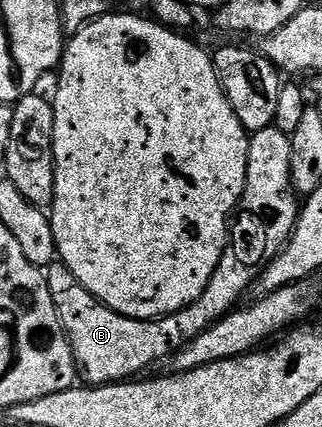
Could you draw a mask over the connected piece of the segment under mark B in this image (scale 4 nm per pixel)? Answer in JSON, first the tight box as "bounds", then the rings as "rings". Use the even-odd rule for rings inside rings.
{"bounds":[47,127,299,386],"rings":[[[276,127],[261,129],[249,138],[249,166],[247,167],[247,179],[245,180],[245,193],[241,197],[240,212],[236,214],[235,224],[231,229],[231,240],[228,242],[225,253],[221,257],[219,267],[215,275],[211,275],[211,283],[205,288],[205,294],[198,301],[191,303],[178,313],[169,317],[162,317],[156,321],[136,321],[130,317],[124,317],[109,309],[99,298],[91,295],[79,279],[75,279],[67,266],[54,263],[49,266],[47,276],[49,279],[49,290],[51,299],[55,299],[55,307],[61,316],[61,322],[65,328],[65,334],[69,336],[69,342],[73,345],[73,354],[77,360],[77,368],[82,378],[86,377],[90,386],[111,385],[124,382],[126,379],[136,378],[148,365],[156,363],[160,357],[168,358],[177,352],[191,339],[195,339],[203,331],[216,321],[221,321],[238,308],[241,296],[248,289],[256,286],[258,277],[264,273],[265,268],[272,263],[278,253],[285,248],[289,238],[293,236],[293,228],[297,226],[299,216],[298,194],[293,188],[293,171],[291,161],[293,159],[293,143],[290,134]]]}

